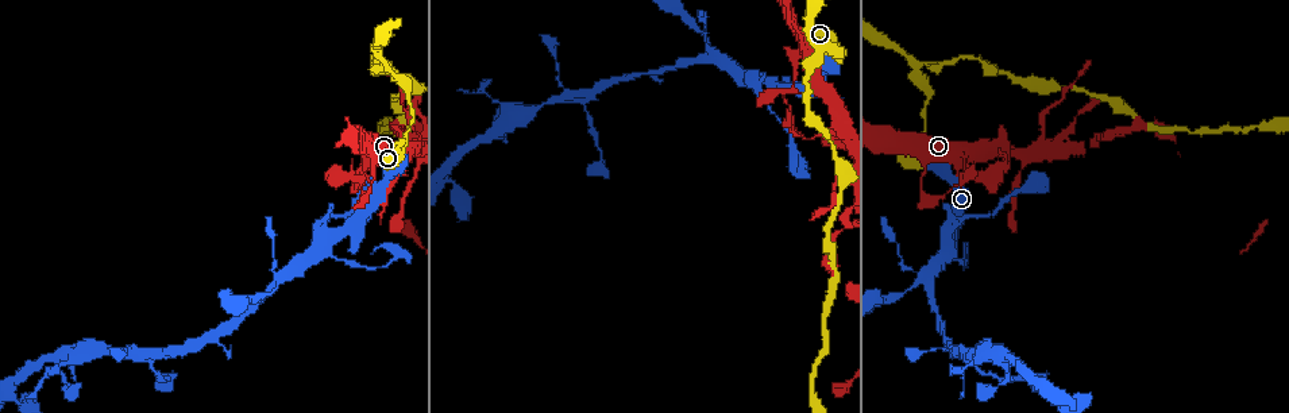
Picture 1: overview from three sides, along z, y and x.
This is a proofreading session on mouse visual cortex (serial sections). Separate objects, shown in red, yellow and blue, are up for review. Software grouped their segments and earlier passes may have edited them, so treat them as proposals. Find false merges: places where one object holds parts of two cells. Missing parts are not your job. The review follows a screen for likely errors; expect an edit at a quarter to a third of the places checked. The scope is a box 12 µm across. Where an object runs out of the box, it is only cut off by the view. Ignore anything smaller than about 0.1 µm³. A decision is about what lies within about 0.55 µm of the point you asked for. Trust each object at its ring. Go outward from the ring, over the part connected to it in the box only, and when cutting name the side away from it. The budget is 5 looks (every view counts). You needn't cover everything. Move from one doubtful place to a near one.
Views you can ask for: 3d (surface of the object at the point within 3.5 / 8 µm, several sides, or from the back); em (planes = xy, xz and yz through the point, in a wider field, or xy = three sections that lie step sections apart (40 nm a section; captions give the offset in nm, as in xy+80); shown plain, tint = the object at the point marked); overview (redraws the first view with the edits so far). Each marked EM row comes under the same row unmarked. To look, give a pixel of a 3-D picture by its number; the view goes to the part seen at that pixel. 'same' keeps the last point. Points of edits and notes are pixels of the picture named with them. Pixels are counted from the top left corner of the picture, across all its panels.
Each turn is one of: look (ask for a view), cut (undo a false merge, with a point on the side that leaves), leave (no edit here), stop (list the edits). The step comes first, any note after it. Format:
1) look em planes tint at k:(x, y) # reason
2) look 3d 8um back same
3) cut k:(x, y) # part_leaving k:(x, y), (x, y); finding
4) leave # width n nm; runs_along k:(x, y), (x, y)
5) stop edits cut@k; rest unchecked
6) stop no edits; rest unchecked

look 3d 3.5um at 1:(951, 241) # three arms meet

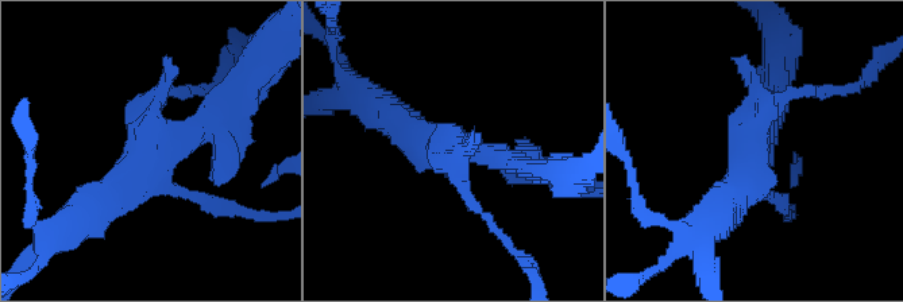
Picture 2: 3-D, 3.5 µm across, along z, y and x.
look em planes tint at 2:(158, 146) # now the EM

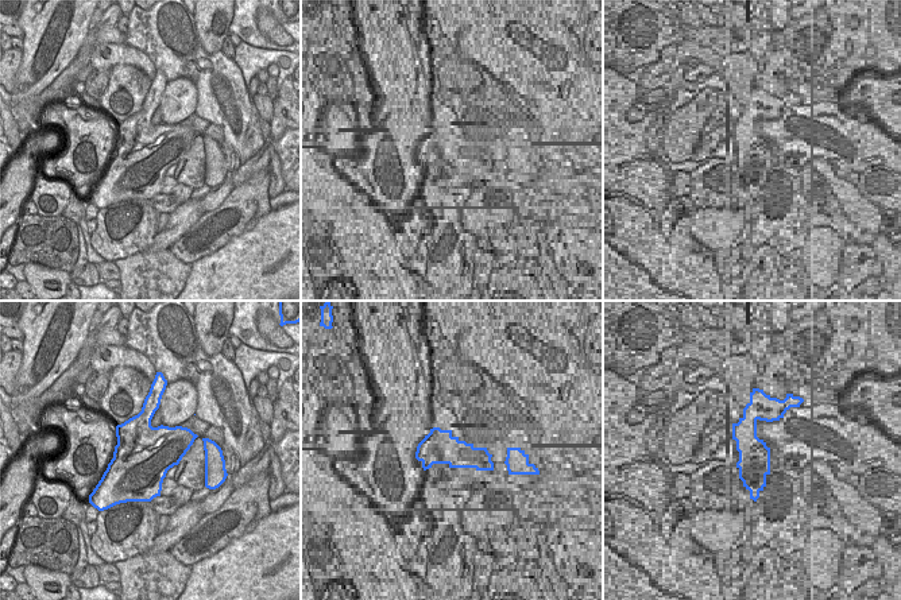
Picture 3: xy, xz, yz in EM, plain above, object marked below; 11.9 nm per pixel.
leave # runs_along 2:(231, 99), (95, 206); one cell here

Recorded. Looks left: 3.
look 3d 8um at 1:(1009, 156) # thick turns thin

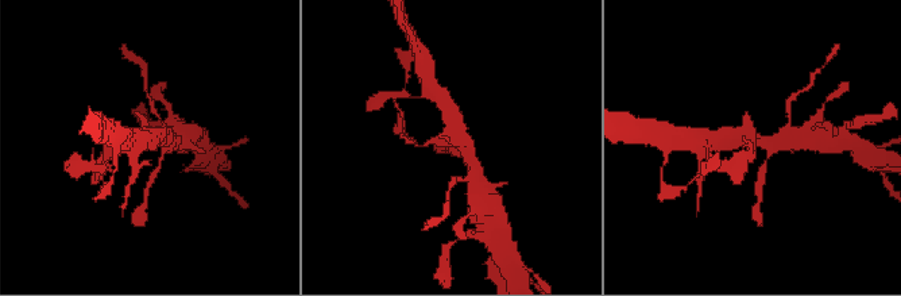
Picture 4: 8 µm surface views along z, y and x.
look 3d 3.5um at 4:(755, 148) # zoom in

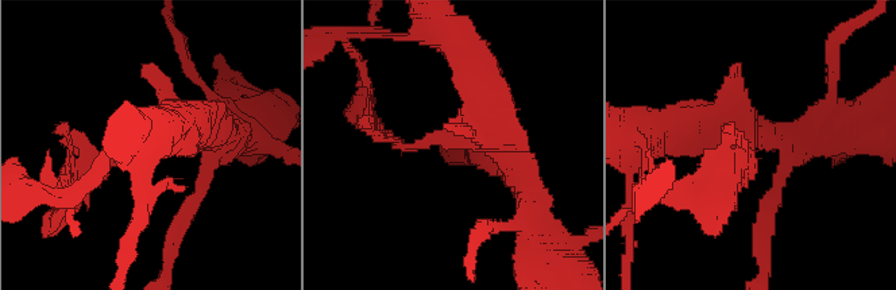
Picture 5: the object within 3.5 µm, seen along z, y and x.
look em xy step 2 tint at 5:(749, 142) # need the tissue

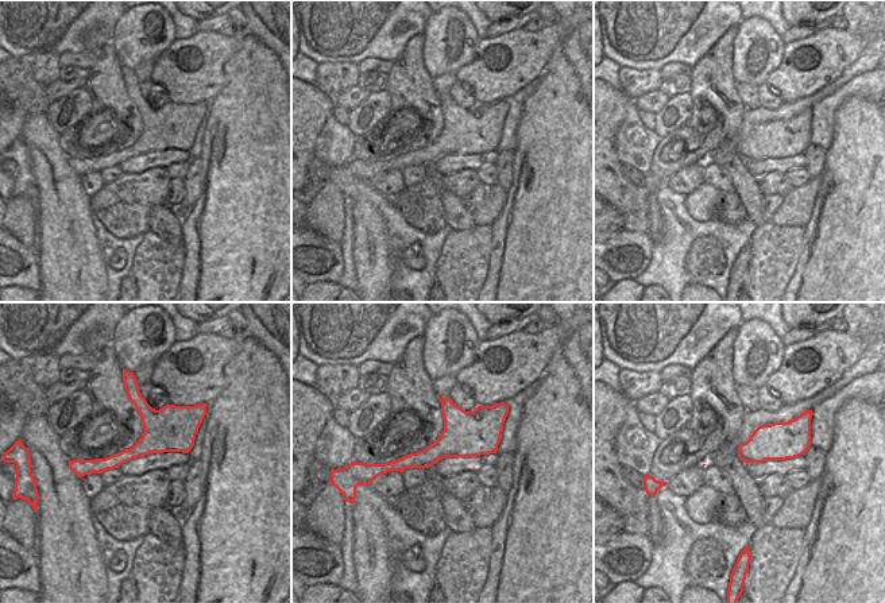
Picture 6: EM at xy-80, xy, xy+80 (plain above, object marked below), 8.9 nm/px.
cut 5:(43, 177) # part_leaving 5:(424, 140), (404, 147), (374, 127), (366, 92); a second cell is stuck on

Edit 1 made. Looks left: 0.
stop edits cut@5; rest unchecked

